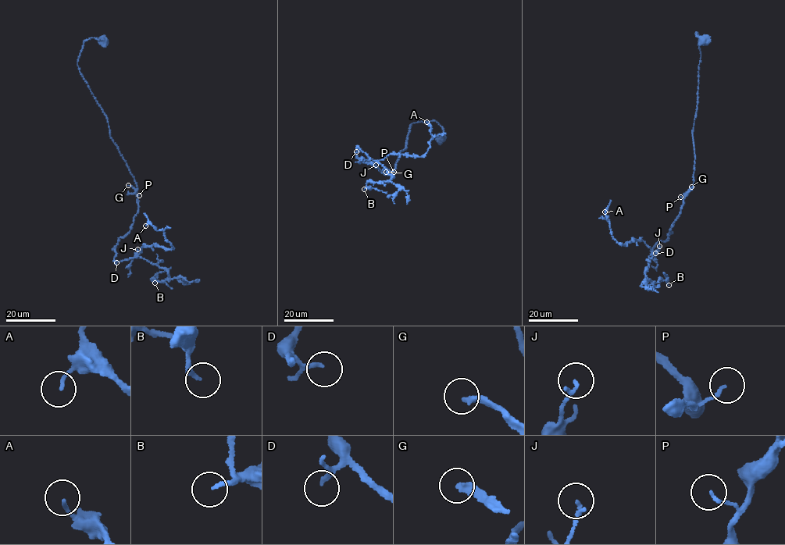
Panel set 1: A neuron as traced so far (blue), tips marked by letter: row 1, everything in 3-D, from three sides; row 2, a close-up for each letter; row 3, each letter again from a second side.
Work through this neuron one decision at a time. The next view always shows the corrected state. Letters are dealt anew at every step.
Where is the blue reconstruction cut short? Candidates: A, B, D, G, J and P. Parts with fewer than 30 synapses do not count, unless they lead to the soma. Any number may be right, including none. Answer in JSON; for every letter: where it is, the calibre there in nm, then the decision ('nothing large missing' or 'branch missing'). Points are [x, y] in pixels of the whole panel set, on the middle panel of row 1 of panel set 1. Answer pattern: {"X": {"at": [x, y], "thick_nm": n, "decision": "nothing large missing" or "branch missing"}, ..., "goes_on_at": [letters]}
{"A": {"at": [426, 122], "thick_nm": 120, "decision": "nothing large missing"}, "B": {"at": [364, 189], "thick_nm": 170, "decision": "nothing large missing"}, "D": {"at": [356, 151], "thick_nm": 120, "decision": "branch missing"}, "G": {"at": [386, 172], "thick_nm": 280, "decision": "branch missing"}, "J": {"at": [376, 165], "thick_nm": 160, "decision": "nothing large missing"}, "P": {"at": [394, 172], "thick_nm": 130, "decision": "nothing large missing"}, "goes_on_at": ["D", "G"]}

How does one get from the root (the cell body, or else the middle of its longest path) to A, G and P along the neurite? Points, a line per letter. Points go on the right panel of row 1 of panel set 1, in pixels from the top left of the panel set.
A: (703, 41), (696, 32), (694, 185), (669, 237), (653, 252), (641, 240), (622, 245), (604, 211)
G: (703, 41), (696, 32), (699, 36), (701, 58), (693, 131), (694, 185), (688, 191), (691, 187)
P: (703, 41), (696, 32), (699, 36), (701, 58), (693, 131), (694, 185), (685, 197), (680, 197)

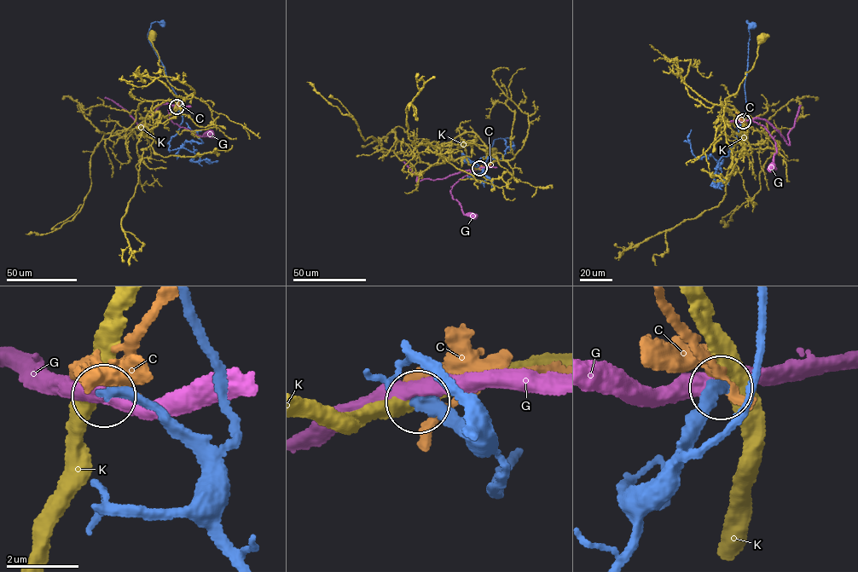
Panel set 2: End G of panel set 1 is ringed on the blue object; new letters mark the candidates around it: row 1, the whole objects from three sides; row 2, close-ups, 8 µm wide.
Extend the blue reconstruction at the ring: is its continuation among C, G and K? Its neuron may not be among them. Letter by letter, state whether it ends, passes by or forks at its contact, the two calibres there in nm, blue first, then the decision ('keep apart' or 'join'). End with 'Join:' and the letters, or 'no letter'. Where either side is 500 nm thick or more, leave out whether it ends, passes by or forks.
C: it passes by; calibres 360 and 320 nm; keep apart
G: it passes by; calibres 320 and 440 nm; keep apart
K: it passes by; calibres 300 and 460 nm; keep apart
Join: no letter

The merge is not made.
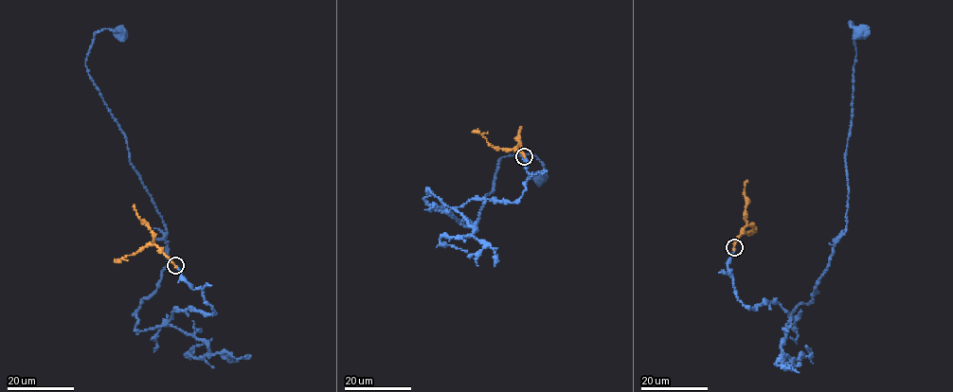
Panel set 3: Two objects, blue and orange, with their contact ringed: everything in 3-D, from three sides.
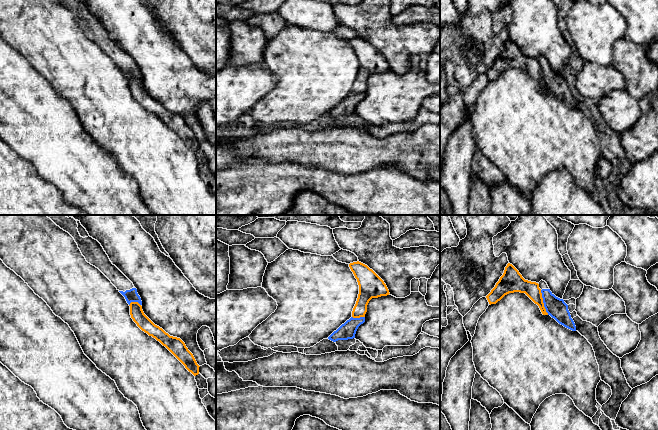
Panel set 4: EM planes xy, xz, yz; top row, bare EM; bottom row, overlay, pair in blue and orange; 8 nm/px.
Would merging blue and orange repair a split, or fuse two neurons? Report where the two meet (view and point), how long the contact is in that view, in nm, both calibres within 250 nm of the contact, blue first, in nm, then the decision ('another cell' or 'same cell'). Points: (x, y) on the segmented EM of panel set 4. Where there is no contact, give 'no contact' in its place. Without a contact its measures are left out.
yz (543, 302) | 220 nm | 160/130 nm | another cell

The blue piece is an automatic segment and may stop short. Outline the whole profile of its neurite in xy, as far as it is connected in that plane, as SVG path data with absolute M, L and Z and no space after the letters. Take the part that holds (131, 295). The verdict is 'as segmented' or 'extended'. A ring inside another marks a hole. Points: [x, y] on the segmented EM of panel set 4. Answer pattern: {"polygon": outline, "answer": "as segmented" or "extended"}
{"polygon": "M71 215L46 216L74 238L86 261L98 268L111 281L129 305L131 302L138 302L142 305L133 283L112 264L101 244L89 236L80 221L75 220Z", "answer": "extended"}

